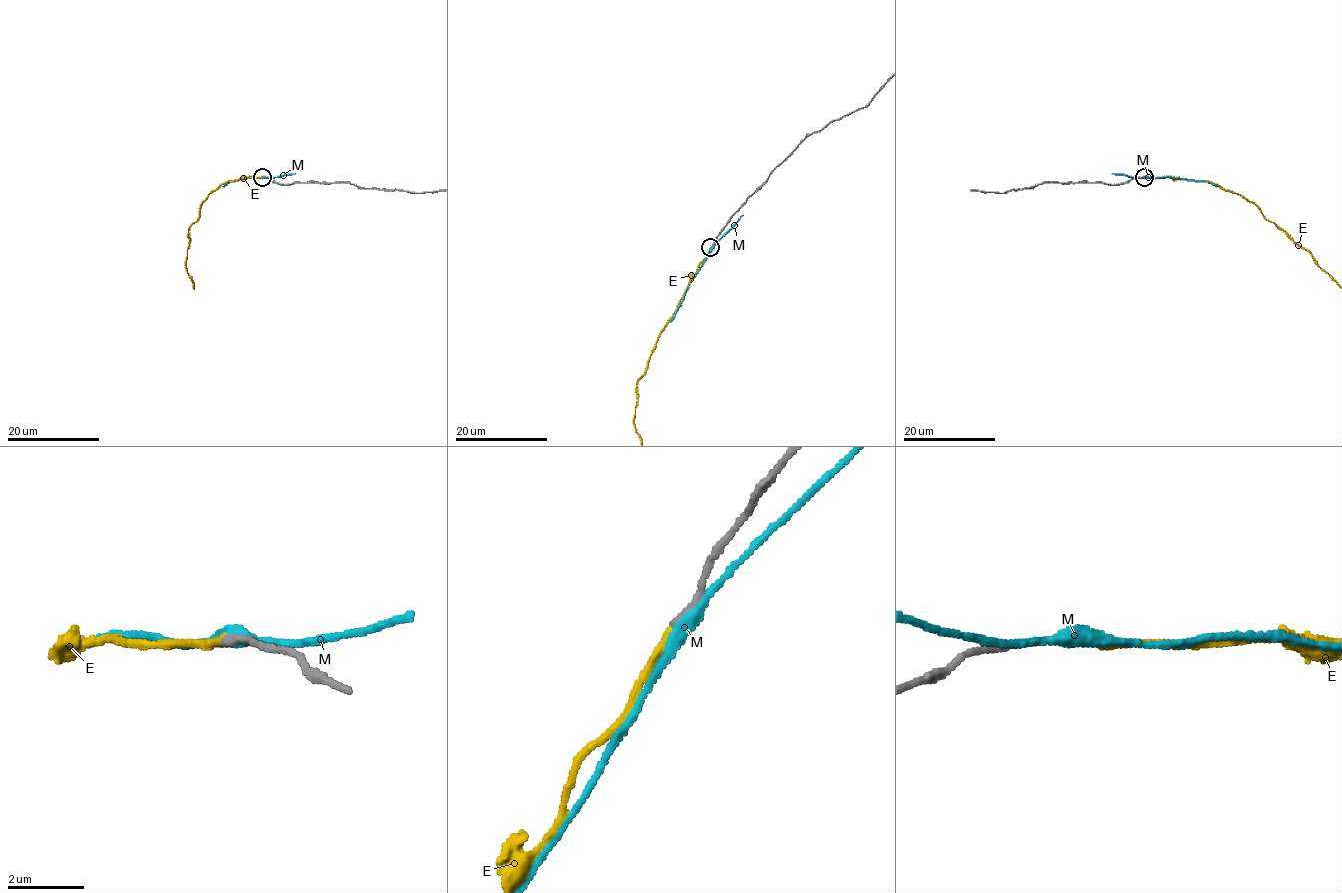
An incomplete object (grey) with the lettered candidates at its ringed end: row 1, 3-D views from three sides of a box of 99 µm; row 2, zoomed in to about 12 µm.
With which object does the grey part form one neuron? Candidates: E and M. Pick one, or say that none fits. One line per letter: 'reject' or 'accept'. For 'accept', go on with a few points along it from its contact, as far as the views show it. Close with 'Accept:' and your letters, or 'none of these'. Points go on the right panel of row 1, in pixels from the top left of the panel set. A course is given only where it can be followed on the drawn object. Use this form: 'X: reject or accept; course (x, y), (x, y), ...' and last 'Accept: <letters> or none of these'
E: accept
M: reject
Accept: E

